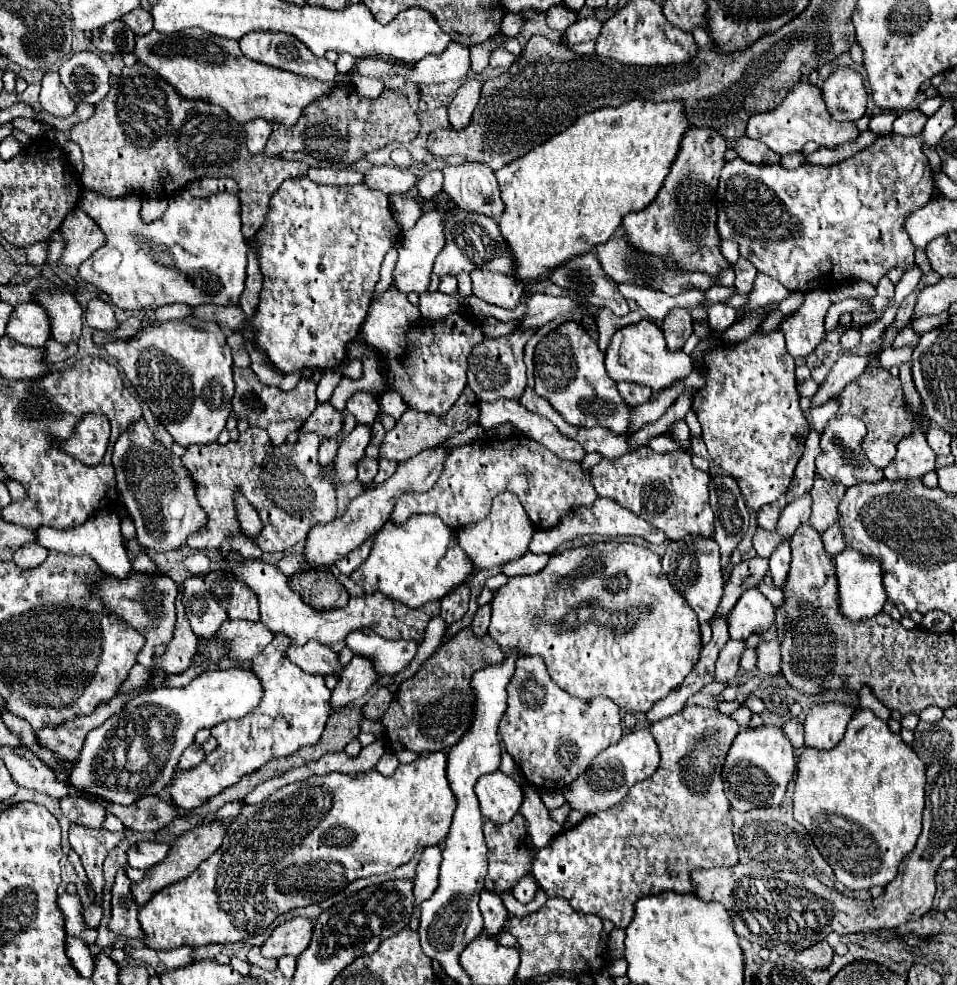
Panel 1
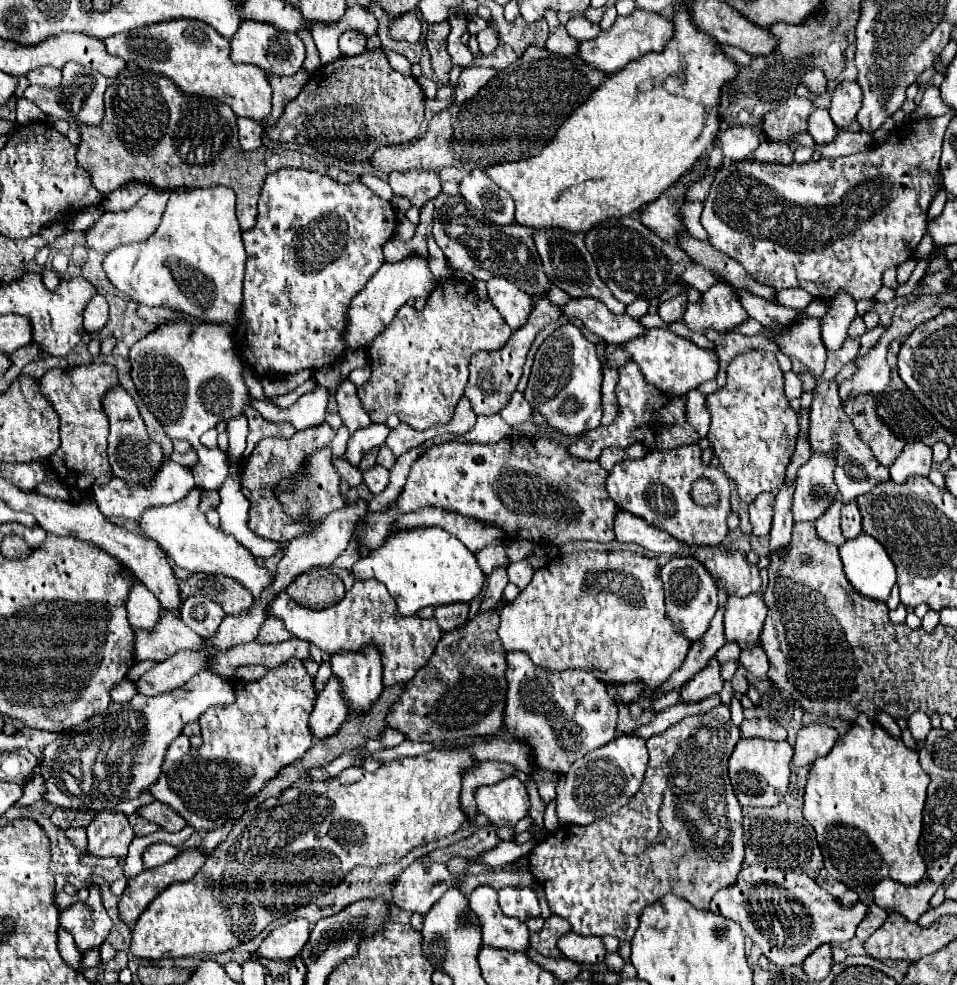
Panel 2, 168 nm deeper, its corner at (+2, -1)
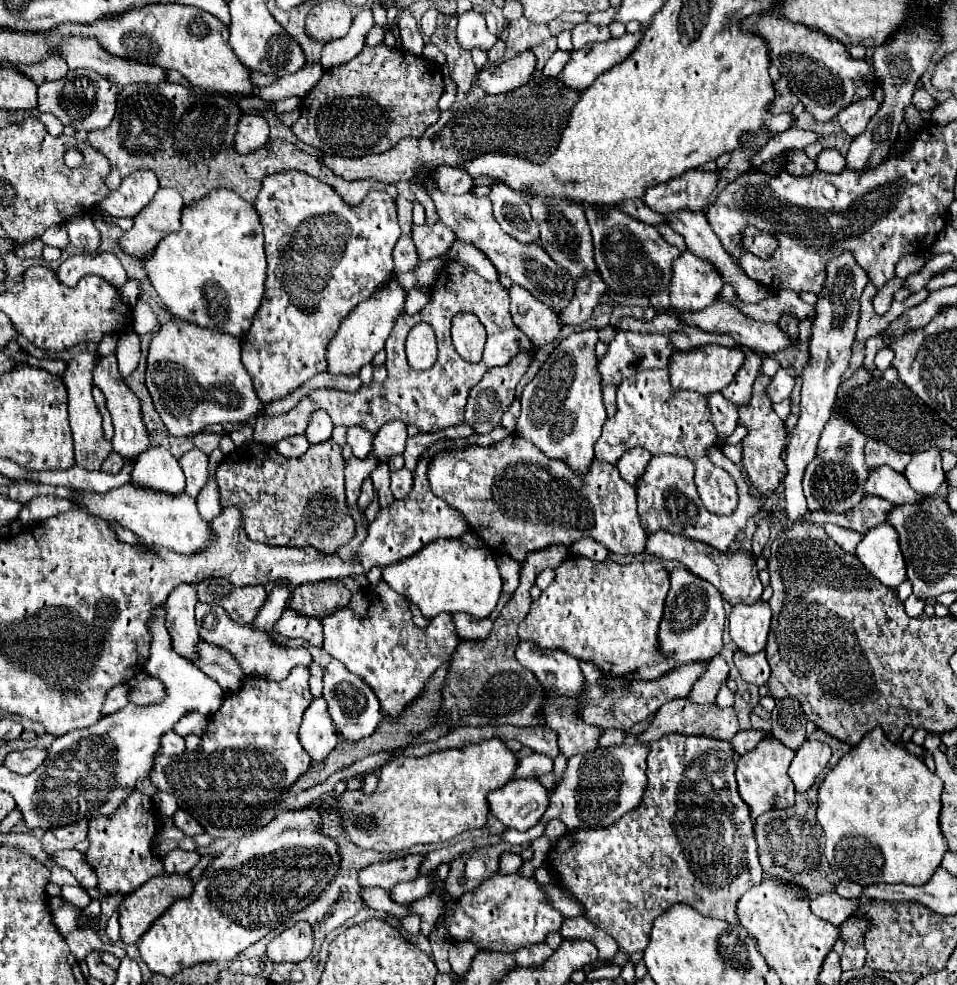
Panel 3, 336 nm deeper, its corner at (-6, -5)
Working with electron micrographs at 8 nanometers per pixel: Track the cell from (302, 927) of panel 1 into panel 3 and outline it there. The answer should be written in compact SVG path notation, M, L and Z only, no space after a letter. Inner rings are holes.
M298 921L268 943L268 959L272 963L300 963L312 953L314 929L310 923Z

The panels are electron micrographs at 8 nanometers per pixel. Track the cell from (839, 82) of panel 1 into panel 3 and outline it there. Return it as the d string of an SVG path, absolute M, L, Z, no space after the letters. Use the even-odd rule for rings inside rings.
M874 97L856 99L856 103L850 103L848 107L844 107L838 113L838 121L850 137L856 137L866 129L868 121L876 113L876 109L878 109L878 101Z

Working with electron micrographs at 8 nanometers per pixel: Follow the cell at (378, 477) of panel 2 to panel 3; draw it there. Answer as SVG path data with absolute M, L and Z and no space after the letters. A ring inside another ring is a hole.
M406 467L400 471L394 471L390 475L390 489L394 499L404 499L412 489L412 471L408 471Z

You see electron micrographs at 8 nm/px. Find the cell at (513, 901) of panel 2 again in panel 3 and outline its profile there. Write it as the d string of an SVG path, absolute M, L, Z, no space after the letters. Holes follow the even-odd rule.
M518 873L512 875L494 875L490 879L486 879L480 887L476 887L472 893L464 893L458 901L458 905L452 903L452 897L446 893L446 907L444 913L448 913L448 909L454 909L452 915L448 917L448 931L454 939L472 939L474 943L478 943L480 949L492 949L492 951L502 951L502 953L512 953L516 951L516 947L522 945L532 945L532 943L542 943L544 937L550 931L558 931L564 917L550 907L544 891L540 889L540 885L534 879L526 879L520 877Z

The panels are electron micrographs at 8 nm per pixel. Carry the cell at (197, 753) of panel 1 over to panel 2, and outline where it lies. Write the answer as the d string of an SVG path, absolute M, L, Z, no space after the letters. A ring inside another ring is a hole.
M178 735L178 737L168 745L166 759L168 759L168 761L180 761L188 751L190 751L190 741L188 741L188 737L186 737L186 735Z

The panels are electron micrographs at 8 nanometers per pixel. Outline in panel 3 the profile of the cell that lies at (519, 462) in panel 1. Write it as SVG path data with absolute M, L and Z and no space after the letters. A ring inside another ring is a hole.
M510 435L508 439L492 445L470 445L458 451L444 451L430 459L426 477L434 495L444 499L450 507L458 509L470 523L470 529L500 555L510 555L516 561L524 561L526 553L538 551L550 545L574 545L582 537L590 537L602 543L608 551L618 555L638 555L644 551L646 533L640 527L636 515L636 487L624 483L616 467L610 463L592 461L588 473L572 471L562 459L548 459L538 447L532 447L526 439Z

